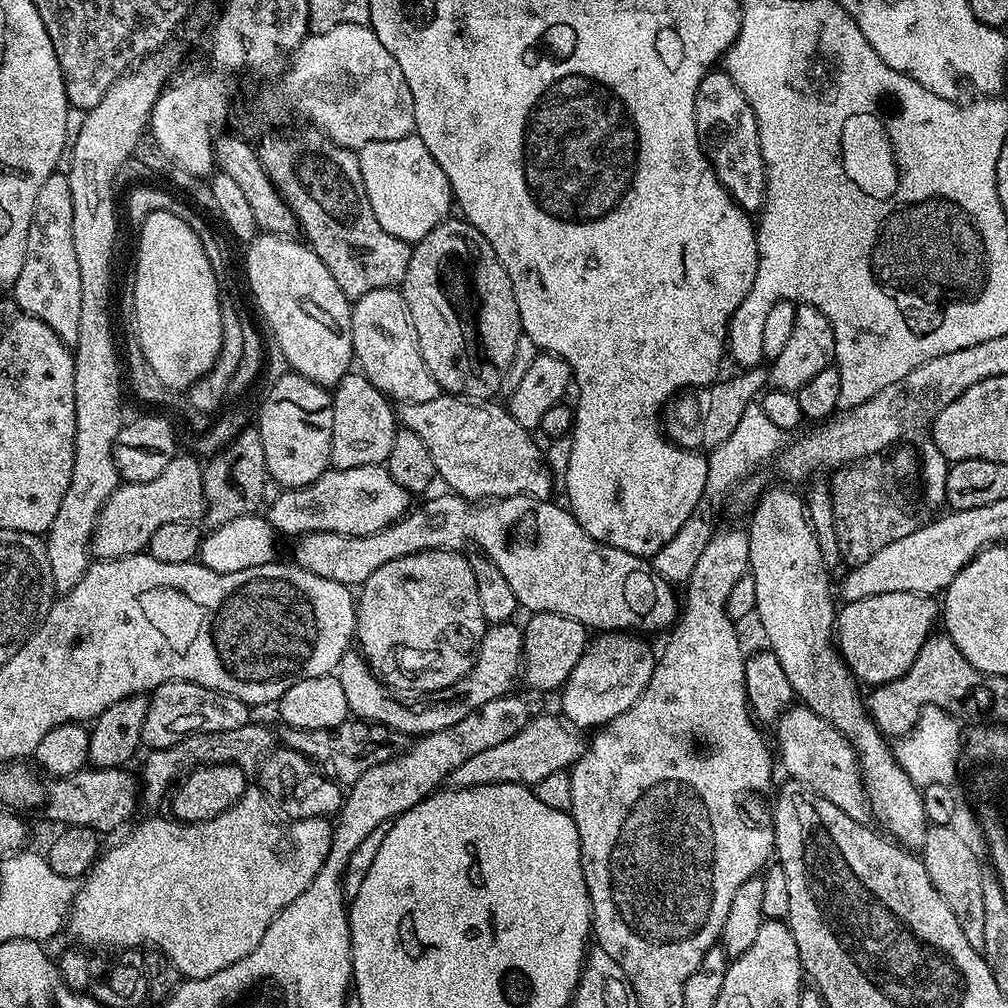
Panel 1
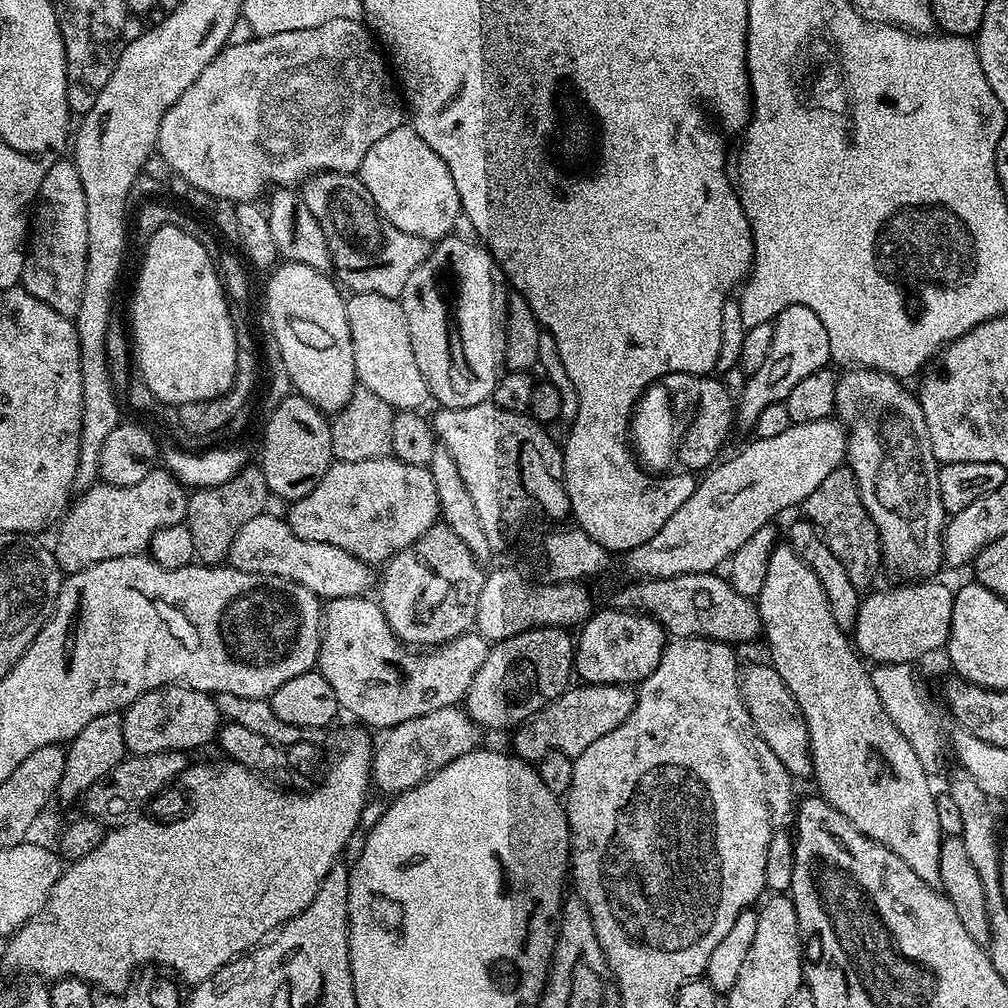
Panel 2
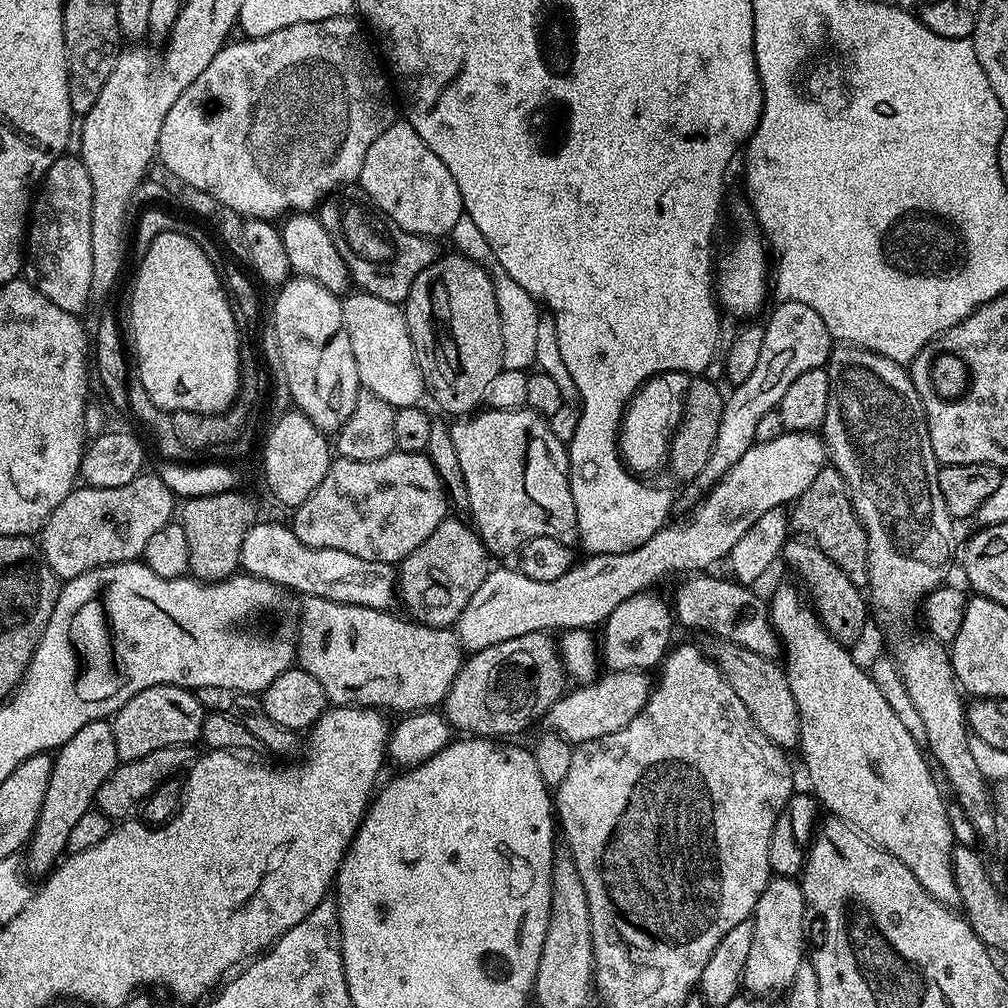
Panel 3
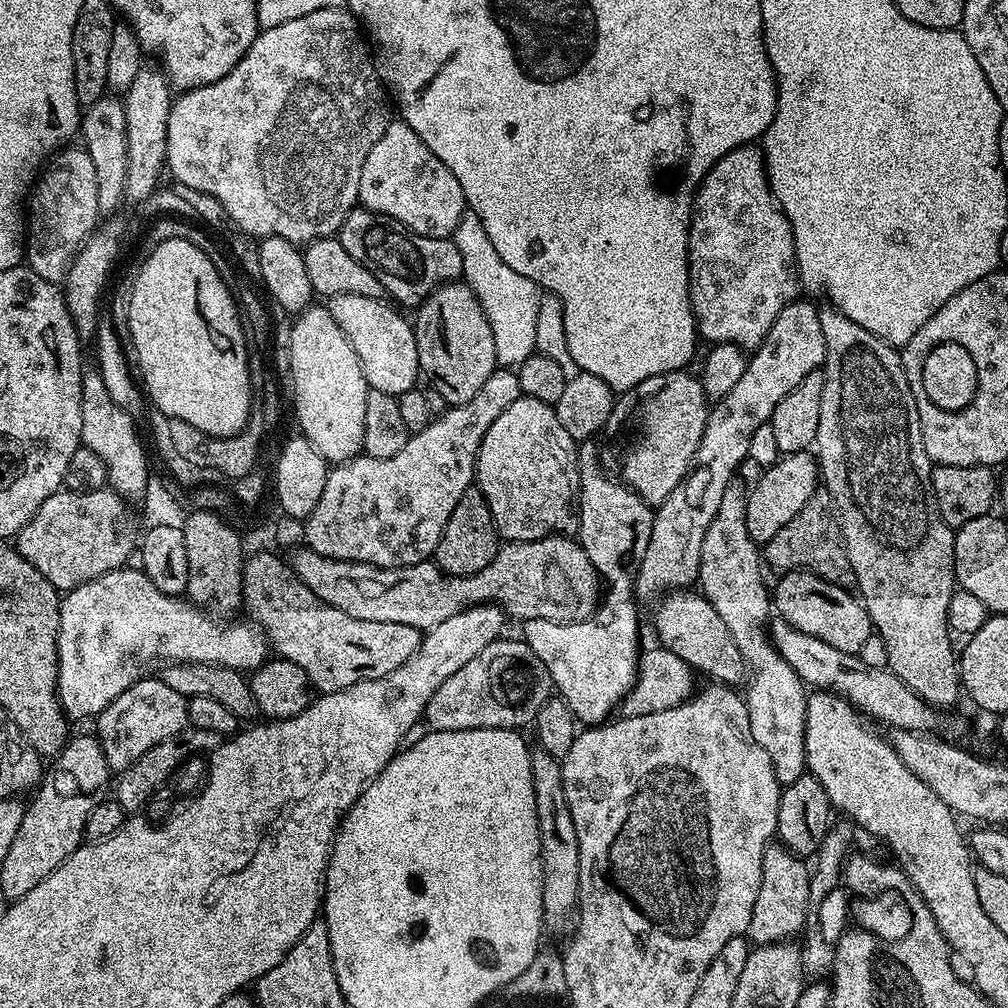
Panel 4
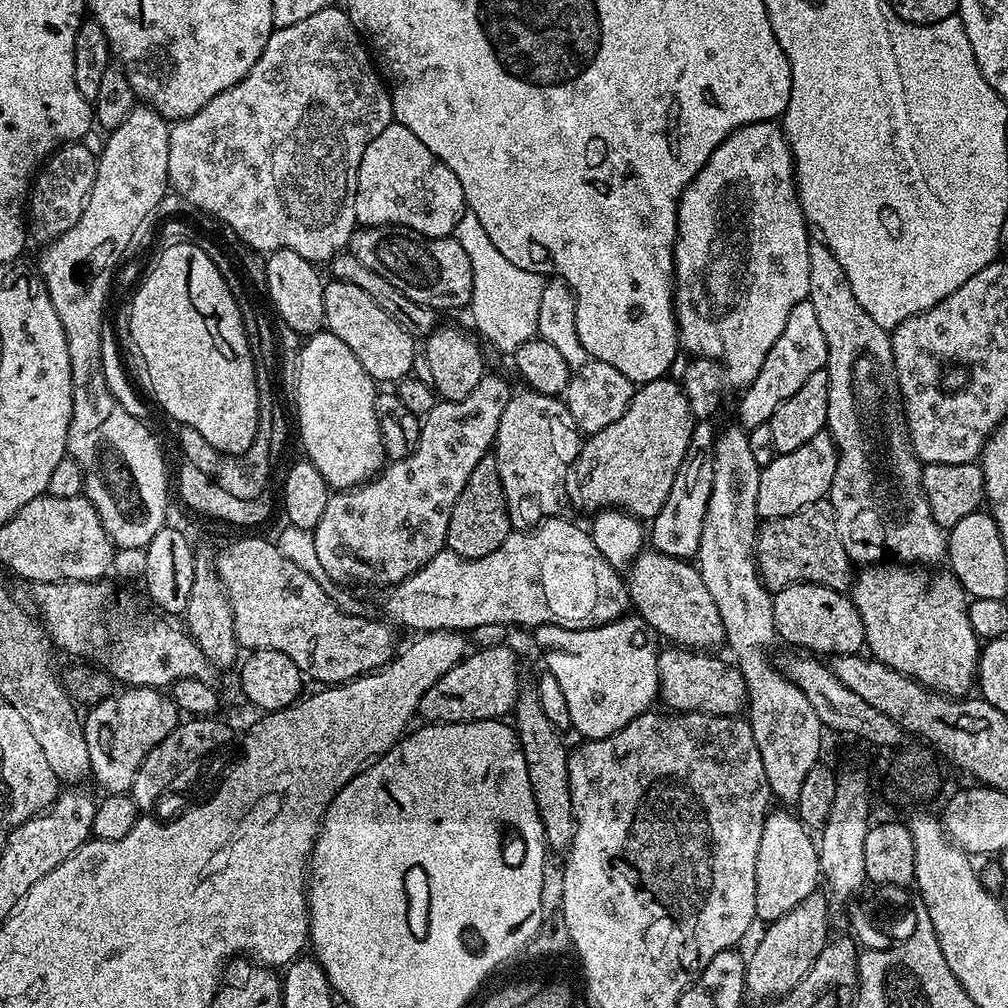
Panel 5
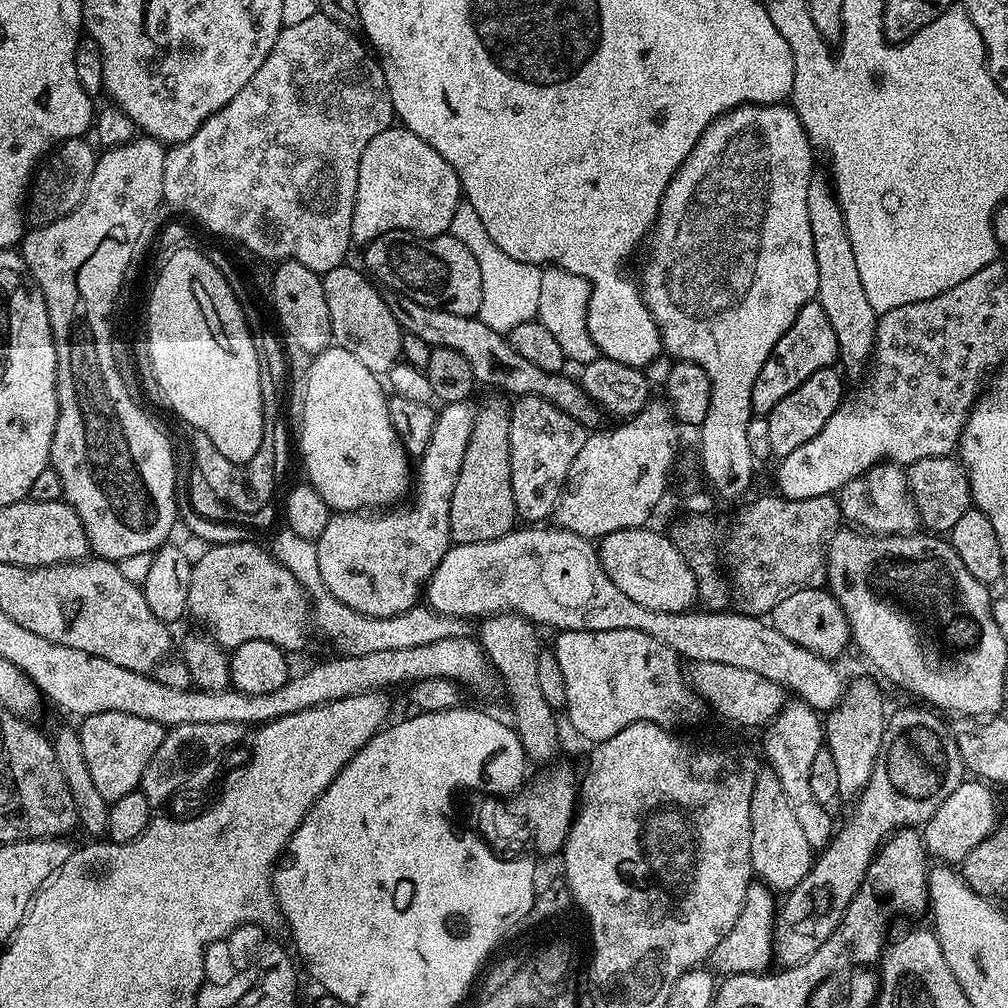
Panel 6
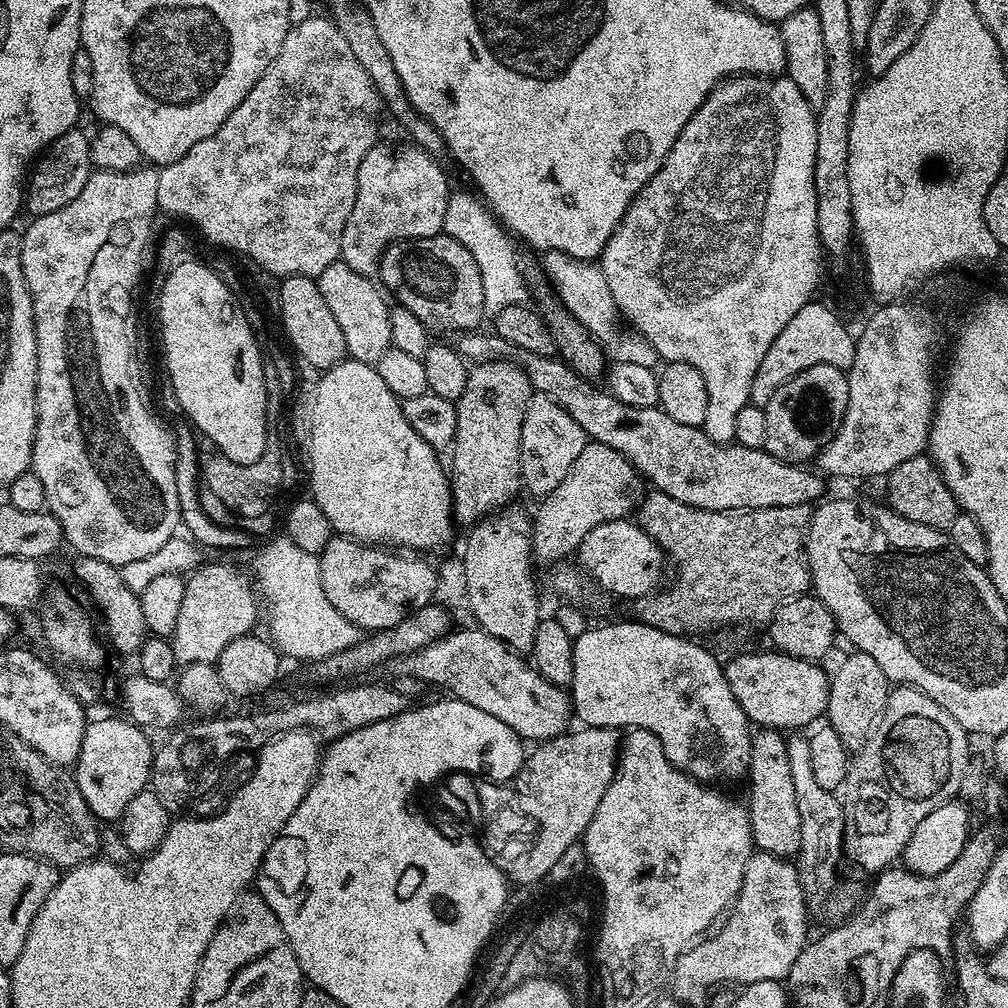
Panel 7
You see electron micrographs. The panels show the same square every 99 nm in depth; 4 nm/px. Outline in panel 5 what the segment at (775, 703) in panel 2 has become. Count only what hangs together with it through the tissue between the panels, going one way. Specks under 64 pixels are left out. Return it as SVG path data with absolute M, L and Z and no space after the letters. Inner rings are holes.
M655 550L641 551L636 561L627 569L626 587L635 615L641 616L656 631L657 637L664 639L665 636L668 639L665 641L689 650L716 650L719 644L725 643L724 627L718 614L718 606L714 606L714 598L710 598L710 590L706 590L706 582L702 582L700 569L695 563L678 560Z

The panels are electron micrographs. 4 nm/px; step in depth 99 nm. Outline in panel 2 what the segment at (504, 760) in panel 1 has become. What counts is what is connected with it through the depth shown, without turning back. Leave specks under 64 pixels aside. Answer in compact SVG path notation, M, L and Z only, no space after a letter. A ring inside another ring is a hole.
M589 684L579 687L569 687L557 700L515 729L511 751L517 757L539 762L550 752L561 752L575 758L590 742L598 742L602 734L610 734L610 730L626 722L636 705L636 692L626 686Z

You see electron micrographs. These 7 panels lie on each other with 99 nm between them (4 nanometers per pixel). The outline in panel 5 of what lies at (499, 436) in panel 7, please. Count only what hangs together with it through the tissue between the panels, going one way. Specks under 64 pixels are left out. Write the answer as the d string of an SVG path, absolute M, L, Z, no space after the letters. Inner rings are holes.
M489 454L482 458L482 462L478 462L478 466L474 466L470 478L466 478L462 494L458 494L458 502L454 502L450 526L446 530L446 548L467 560L486 558L486 554L494 554L494 550L506 542L511 531L513 526L506 510L506 498L502 480L498 478L496 458Z

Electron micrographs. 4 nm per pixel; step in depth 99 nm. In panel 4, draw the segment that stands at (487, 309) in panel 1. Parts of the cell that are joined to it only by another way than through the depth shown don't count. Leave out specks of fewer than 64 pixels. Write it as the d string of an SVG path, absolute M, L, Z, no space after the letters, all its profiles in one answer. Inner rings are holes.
M463 282L441 284L436 291L421 300L415 309L414 327L416 329L416 345L418 346L418 362L423 379L432 383L432 388L445 400L445 405L455 406L470 402L478 390L486 383L486 378L496 371L496 355L494 354L494 330L490 330L490 322L474 294L472 285Z

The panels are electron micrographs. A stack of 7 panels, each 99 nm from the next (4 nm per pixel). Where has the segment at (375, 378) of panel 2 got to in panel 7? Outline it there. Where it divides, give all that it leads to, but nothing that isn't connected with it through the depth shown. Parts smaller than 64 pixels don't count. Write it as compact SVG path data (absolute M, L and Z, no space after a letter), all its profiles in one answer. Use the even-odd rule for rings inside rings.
M338 259L326 266L326 270L315 277L315 282L326 301L326 307L334 314L346 338L347 355L363 364L375 366L378 358L382 358L382 354L386 354L386 350L392 347L390 304L384 301L385 293L378 287L377 281L371 276L358 274L358 270L350 270L344 260Z

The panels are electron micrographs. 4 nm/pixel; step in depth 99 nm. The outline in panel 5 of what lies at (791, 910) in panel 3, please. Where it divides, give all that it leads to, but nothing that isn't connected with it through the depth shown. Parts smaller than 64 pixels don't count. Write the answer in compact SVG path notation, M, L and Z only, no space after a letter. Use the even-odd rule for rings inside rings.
M769 811L762 826L762 842L758 842L754 870L756 920L760 922L771 922L782 918L782 914L790 914L790 910L813 895L821 883L817 841L813 833L800 823L799 816L788 812Z

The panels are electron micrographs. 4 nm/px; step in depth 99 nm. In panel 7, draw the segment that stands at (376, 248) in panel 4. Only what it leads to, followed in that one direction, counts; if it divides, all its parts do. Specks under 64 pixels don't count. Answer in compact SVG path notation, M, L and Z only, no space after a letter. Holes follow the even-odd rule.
M443 234L423 236L391 244L380 259L378 280L389 293L396 295L395 303L399 307L418 314L428 329L459 334L479 329L480 319L486 316L479 265L462 242Z

